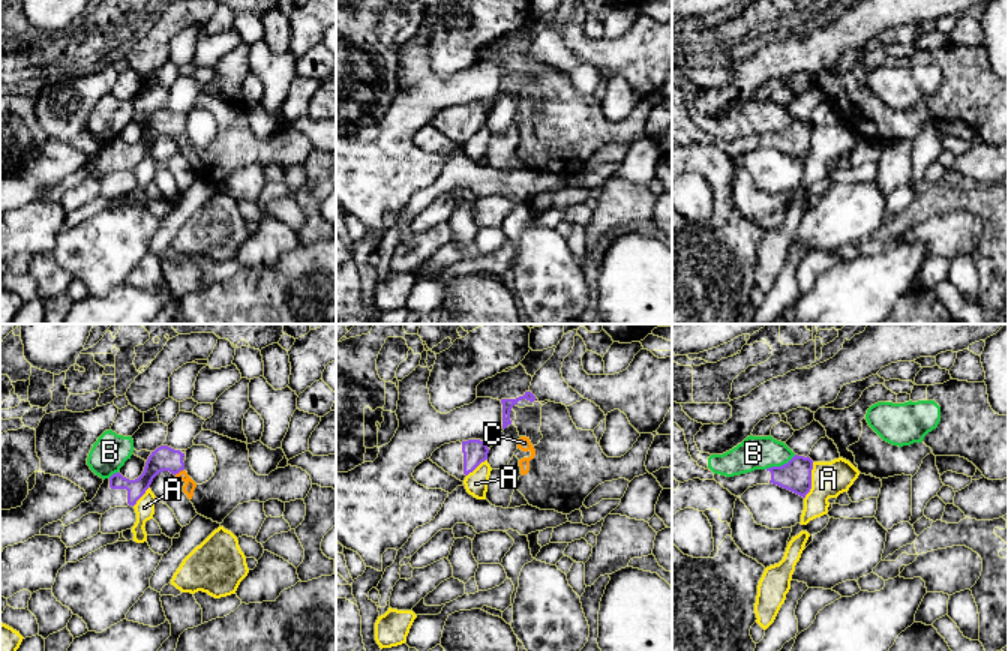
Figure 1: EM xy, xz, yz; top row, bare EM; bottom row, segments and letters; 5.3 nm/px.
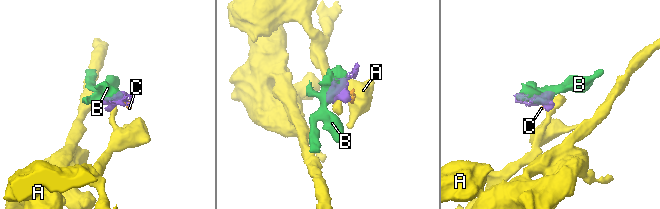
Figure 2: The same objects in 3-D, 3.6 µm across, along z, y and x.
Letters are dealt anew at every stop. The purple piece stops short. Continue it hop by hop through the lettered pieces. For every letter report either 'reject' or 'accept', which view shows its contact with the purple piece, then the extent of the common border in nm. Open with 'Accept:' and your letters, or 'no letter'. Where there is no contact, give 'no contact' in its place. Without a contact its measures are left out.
Accept: C
A: reject; meets purple in yz; contact 200 nm long
B: reject; meets purple in yz; contact 180 nm long
C: accept; meets purple in xy; contact 70 nm long

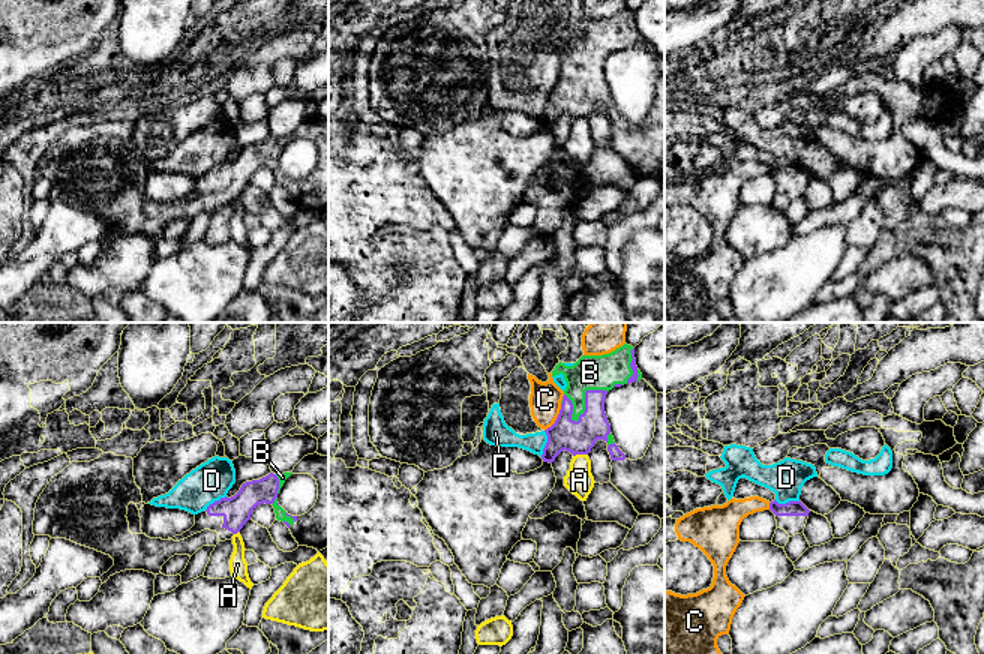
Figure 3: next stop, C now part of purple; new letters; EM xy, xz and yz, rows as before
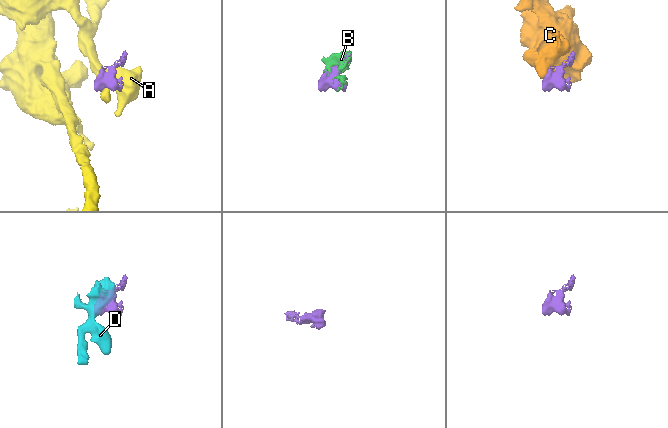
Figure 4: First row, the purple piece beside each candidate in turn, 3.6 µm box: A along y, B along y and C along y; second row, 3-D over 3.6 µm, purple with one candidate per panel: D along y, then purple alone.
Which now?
Accept: B
A: reject; meets purple in xz; contact 80 nm long
B: accept; meets purple in xz; contact 260 nm long
C: reject; meets purple in xz; contact 180 nm long
D: reject; meets purple in xz; contact 150 nm long

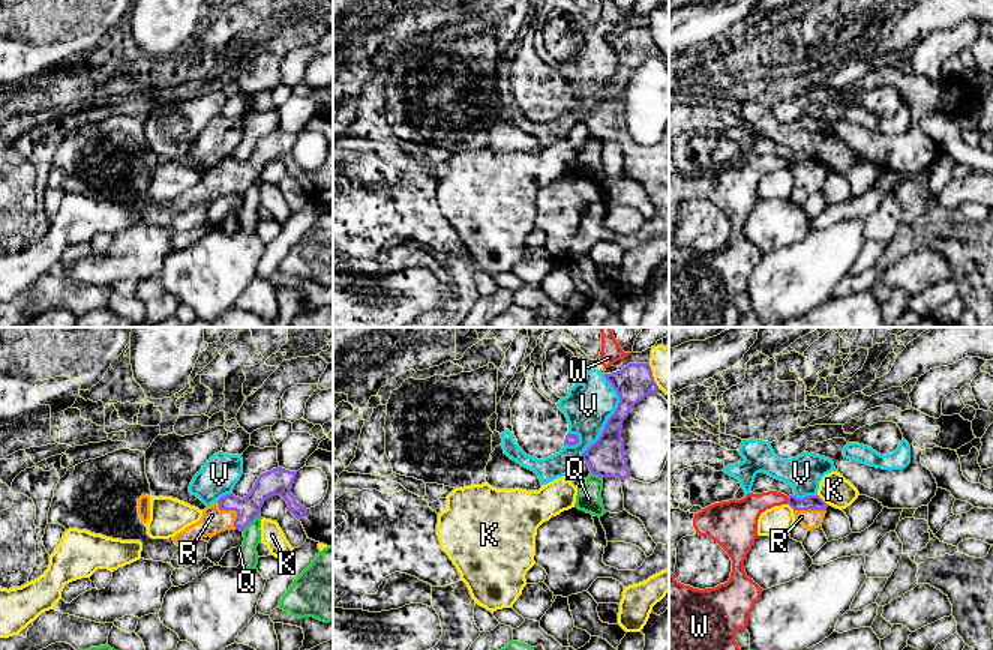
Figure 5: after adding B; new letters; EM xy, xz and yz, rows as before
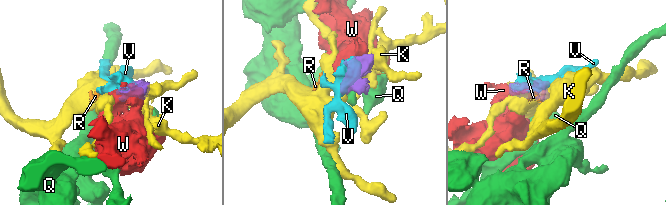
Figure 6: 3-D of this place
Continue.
Accept: R
K: reject; meets purple in yz; contact 80 nm long
Q: reject; meets purple in xy; contact 130 nm long
R: accept; meets purple in xy; contact 190 nm long
V: reject; meets purple in xz; contact 460 nm long
W: reject; meets purple in yz; contact 40 nm long

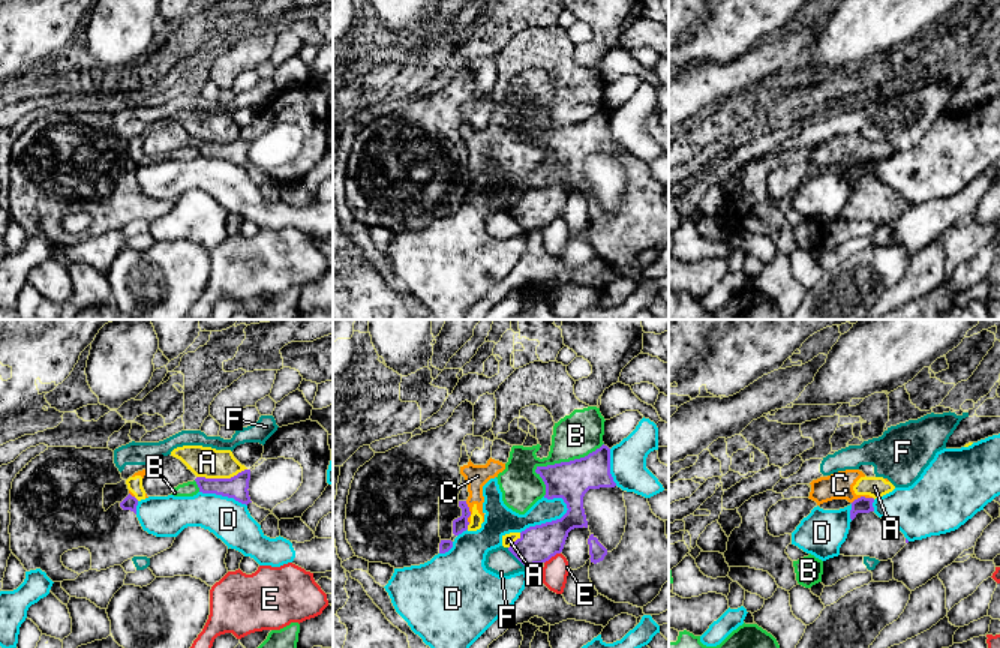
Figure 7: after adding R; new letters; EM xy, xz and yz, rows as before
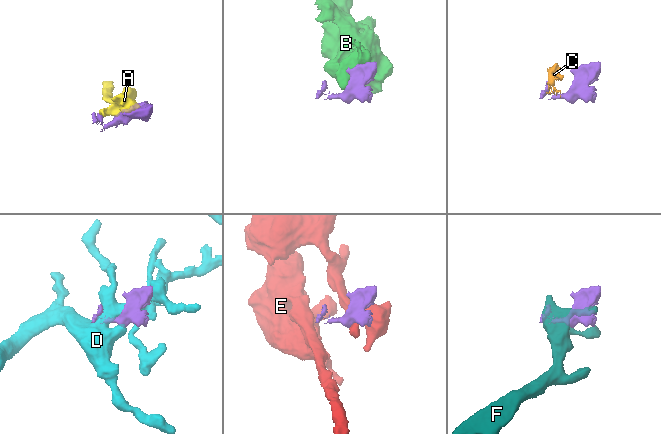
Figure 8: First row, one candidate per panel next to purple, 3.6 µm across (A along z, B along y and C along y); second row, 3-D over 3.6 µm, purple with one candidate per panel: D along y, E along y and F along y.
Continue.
Accept: no letter
A: reject; meets purple in xy; contact 280 nm long
B: reject; meets purple in xz; contact 440 nm long
C: reject; meets purple in xz; contact 120 nm long
D: reject; meets purple in xz; contact 300 nm long
E: reject; meets purple in xz; contact 110 nm long
F: reject; meets purple in xz; contact 160 nm long

